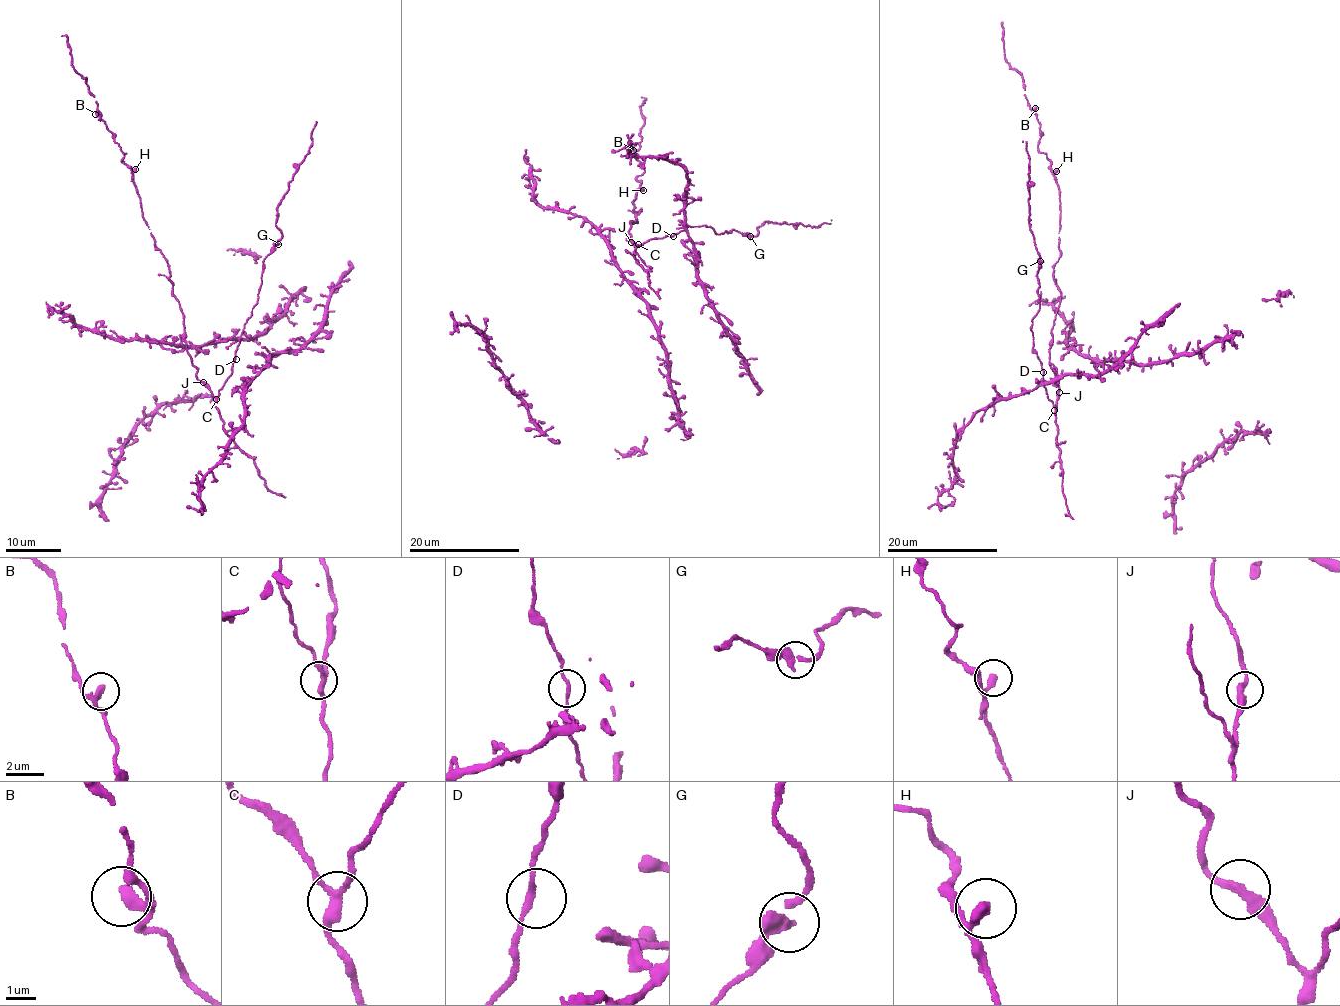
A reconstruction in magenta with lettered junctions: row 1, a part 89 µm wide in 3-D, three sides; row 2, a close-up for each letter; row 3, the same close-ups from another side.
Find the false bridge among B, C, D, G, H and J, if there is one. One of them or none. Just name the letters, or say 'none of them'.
none of them

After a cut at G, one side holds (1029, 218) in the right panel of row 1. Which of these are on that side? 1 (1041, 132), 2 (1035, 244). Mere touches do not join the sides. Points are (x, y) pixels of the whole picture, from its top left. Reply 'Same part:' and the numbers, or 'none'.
Same part: 2

